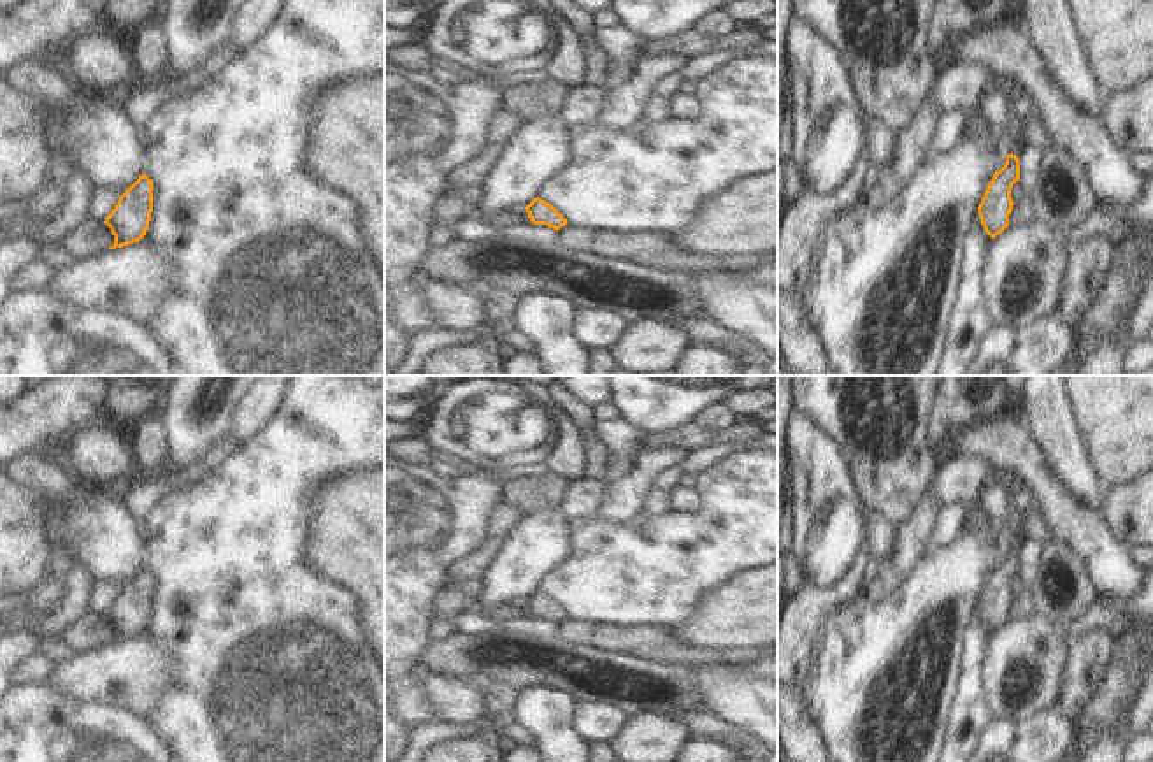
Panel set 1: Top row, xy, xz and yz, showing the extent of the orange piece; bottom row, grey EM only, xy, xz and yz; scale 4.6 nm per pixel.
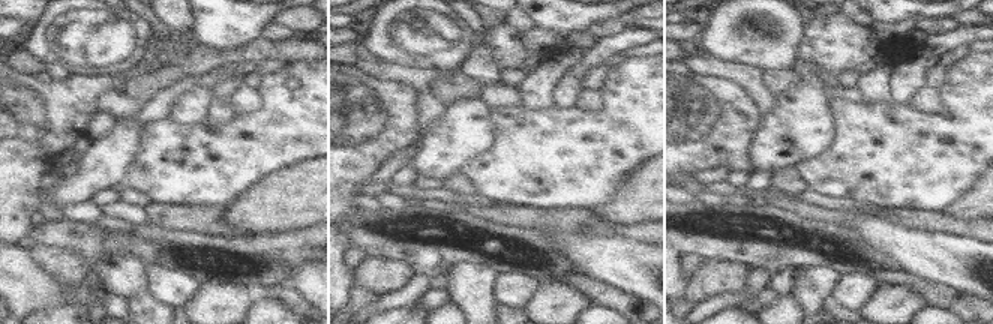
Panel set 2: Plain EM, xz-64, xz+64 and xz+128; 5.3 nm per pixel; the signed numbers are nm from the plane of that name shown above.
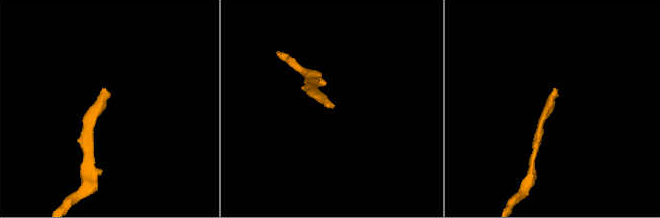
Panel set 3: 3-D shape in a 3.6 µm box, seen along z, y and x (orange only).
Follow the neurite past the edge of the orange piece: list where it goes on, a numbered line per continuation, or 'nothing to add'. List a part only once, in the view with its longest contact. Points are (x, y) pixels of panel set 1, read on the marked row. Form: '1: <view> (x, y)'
nothing to add

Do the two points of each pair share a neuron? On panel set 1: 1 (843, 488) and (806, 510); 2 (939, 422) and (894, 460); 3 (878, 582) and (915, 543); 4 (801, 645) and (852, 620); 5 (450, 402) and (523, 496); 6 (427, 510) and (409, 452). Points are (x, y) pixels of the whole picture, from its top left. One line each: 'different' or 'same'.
1: same
2: different
3: same
4: different
5: different
6: different

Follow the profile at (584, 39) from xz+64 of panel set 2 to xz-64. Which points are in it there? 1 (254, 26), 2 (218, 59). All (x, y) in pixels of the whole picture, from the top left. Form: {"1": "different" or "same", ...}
{"1": "different", "2": "same"}

